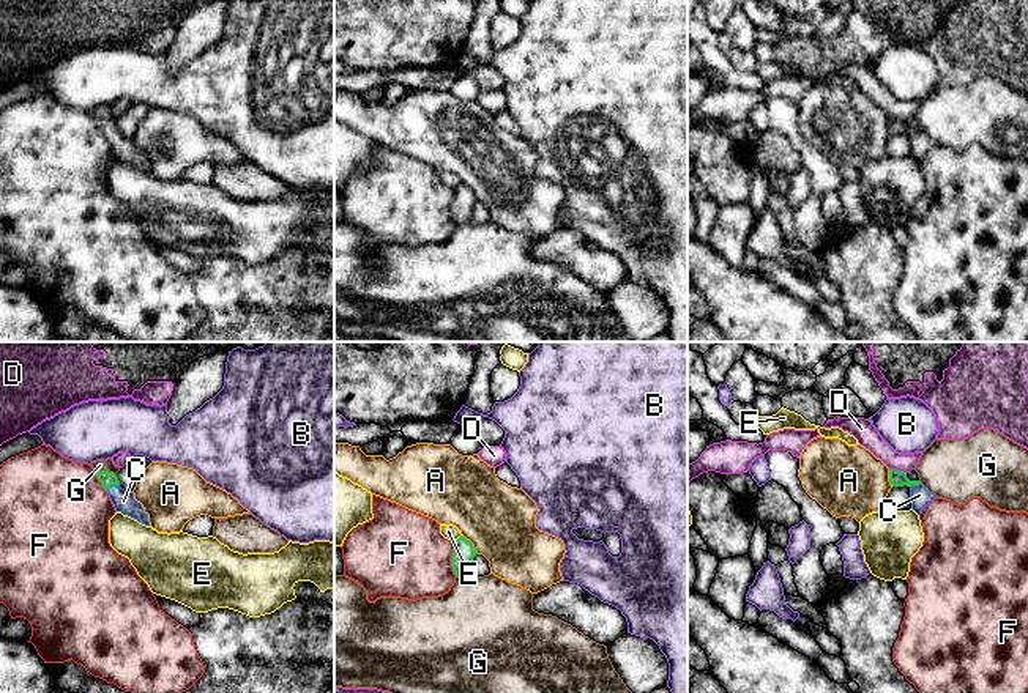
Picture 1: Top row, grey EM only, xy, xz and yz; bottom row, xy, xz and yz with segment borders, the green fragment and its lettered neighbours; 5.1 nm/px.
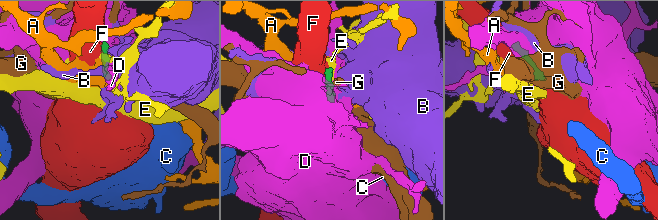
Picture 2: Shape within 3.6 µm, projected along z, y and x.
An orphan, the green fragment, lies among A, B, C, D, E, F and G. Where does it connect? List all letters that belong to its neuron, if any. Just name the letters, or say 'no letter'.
C

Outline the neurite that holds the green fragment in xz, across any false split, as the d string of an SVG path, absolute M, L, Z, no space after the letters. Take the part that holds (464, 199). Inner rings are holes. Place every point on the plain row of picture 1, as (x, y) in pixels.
M459 184L454 189L454 197L451 203L451 214L456 224L471 222L473 220L473 205L476 203L476 197L470 187L465 184Z

